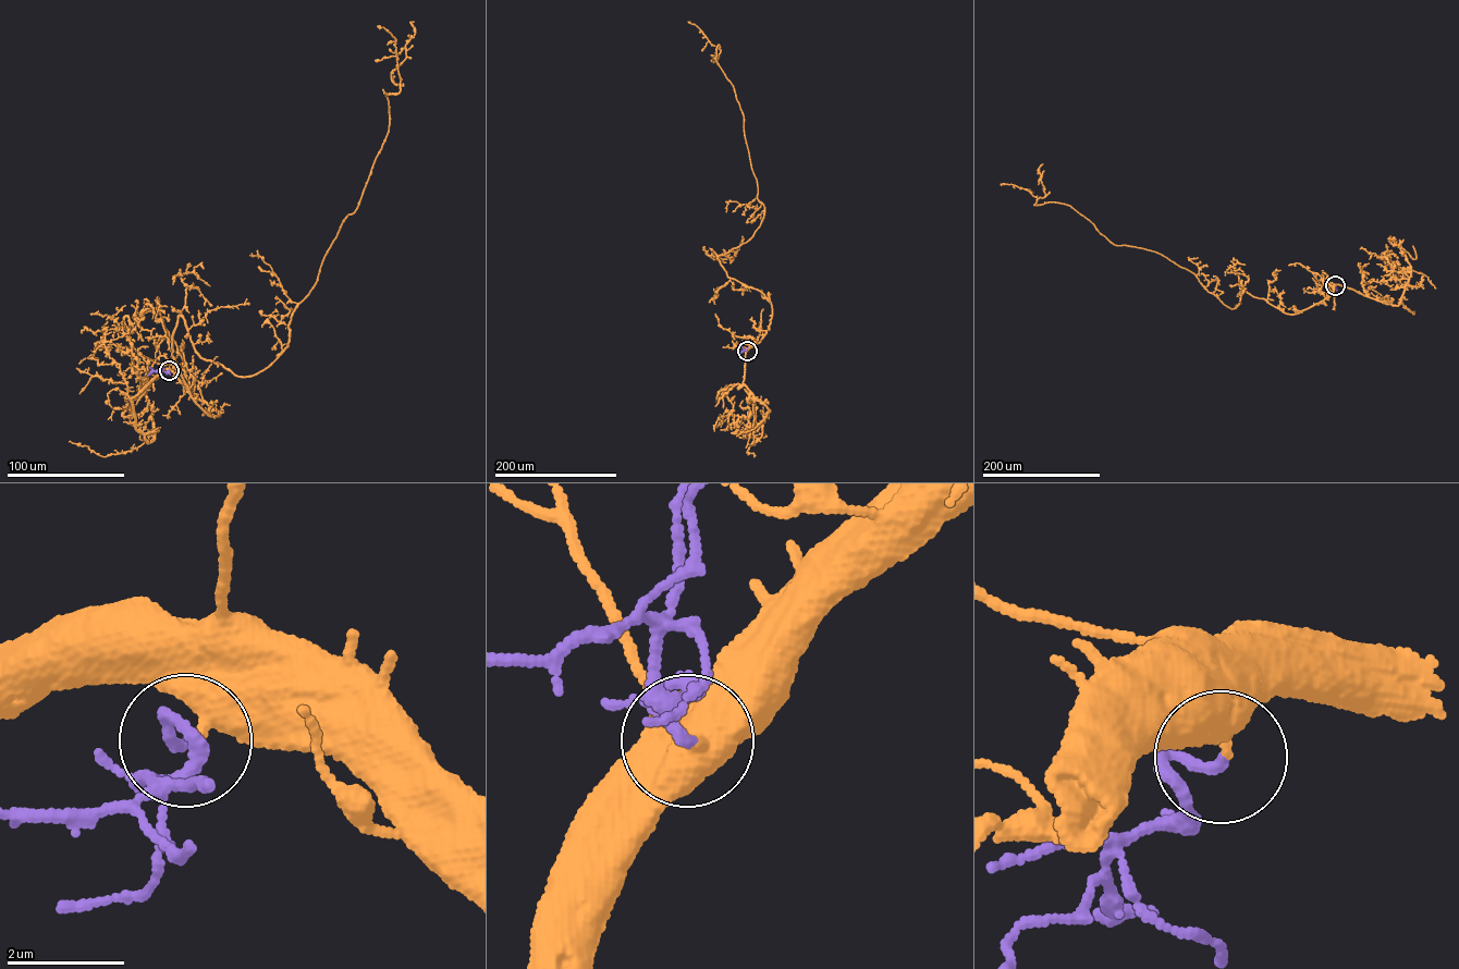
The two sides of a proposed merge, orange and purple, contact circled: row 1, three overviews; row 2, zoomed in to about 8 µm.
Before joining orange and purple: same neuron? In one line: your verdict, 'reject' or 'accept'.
accept

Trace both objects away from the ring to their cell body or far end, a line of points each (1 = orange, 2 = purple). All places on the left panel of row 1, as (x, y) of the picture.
1: (169, 370), (218, 416), (172, 355), (180, 315), (195, 351), (237, 376), (286, 347), (389, 131), (413, 22)
2: (169, 370), (154, 370), (147, 376)

